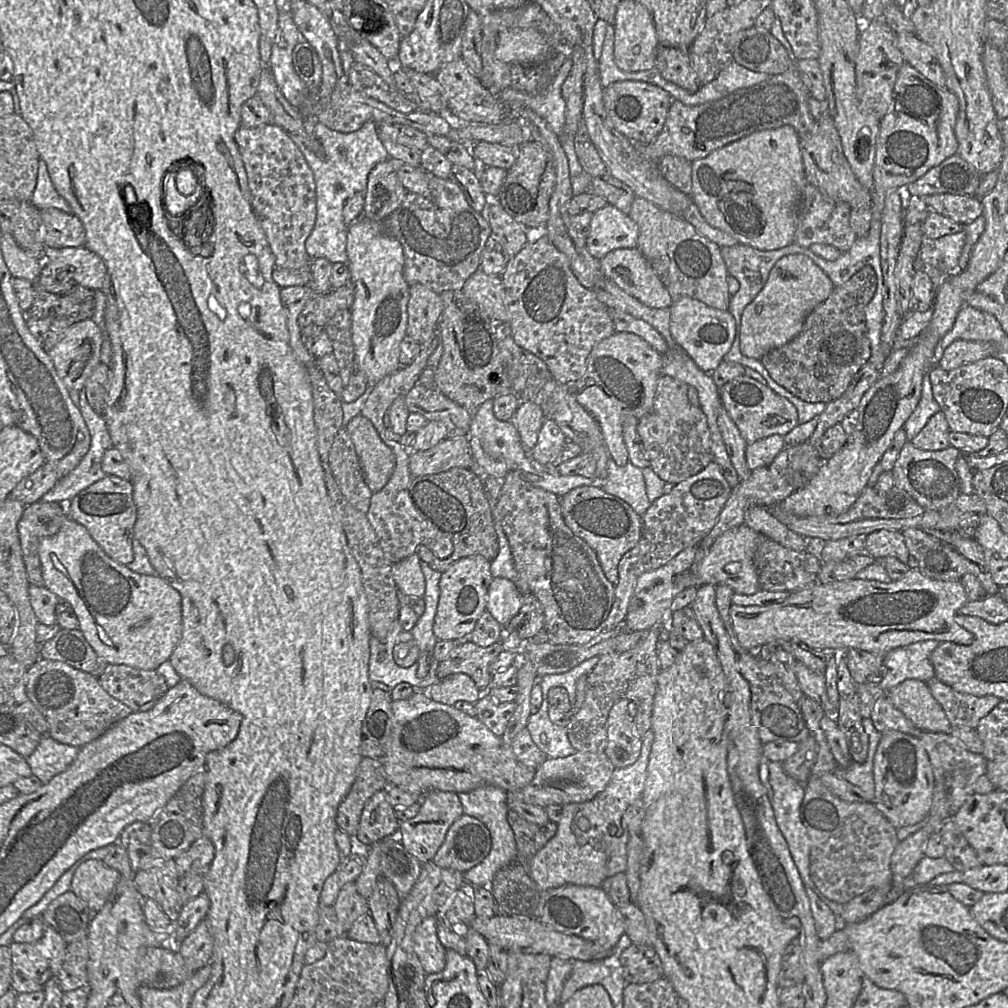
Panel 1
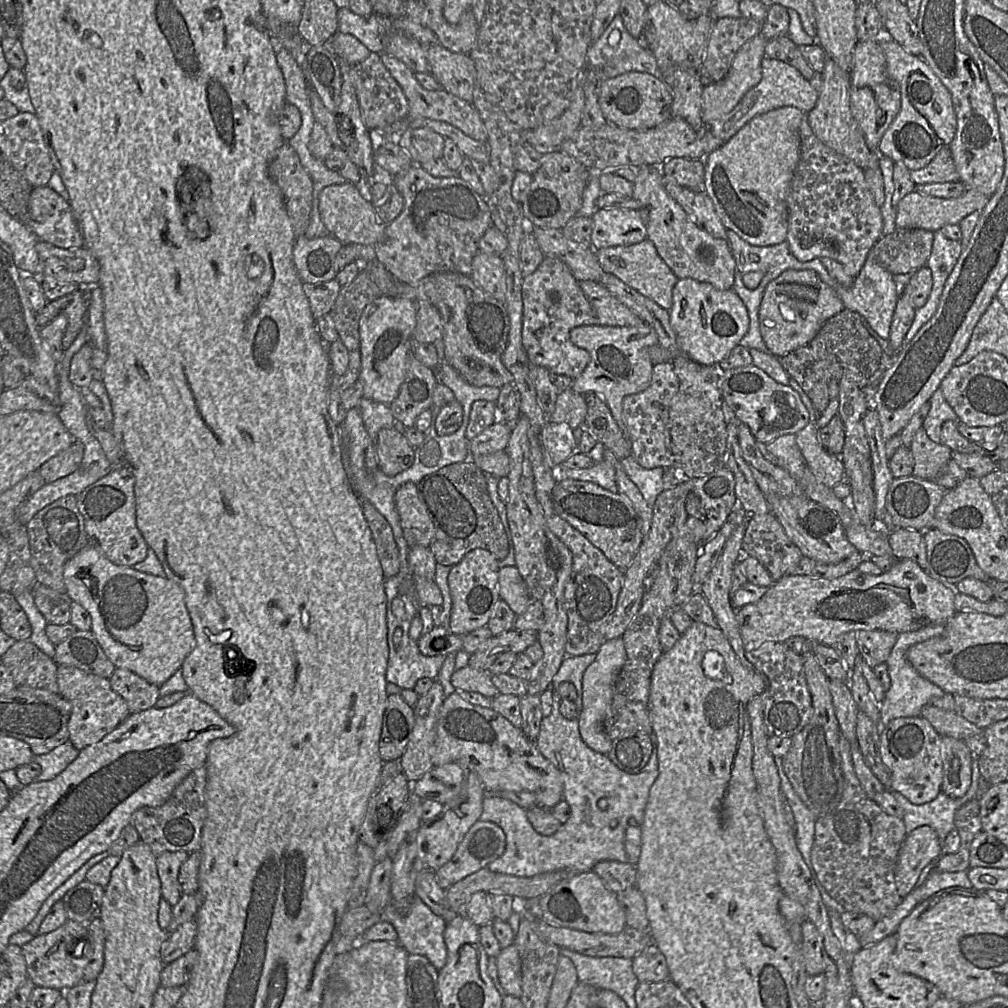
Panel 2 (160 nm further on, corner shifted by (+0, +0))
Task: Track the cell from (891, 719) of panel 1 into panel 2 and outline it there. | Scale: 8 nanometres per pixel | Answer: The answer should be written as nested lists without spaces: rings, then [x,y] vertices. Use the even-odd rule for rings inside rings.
[[[931,705],[925,706],[920,717],[927,720],[941,737],[966,740],[975,735],[982,735],[983,730],[968,722],[955,711],[946,711]]]

